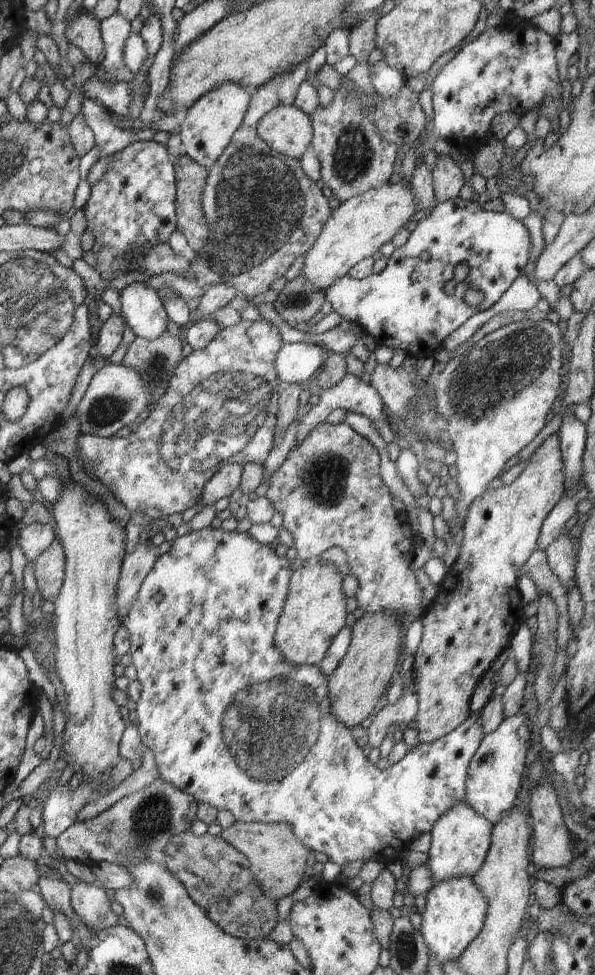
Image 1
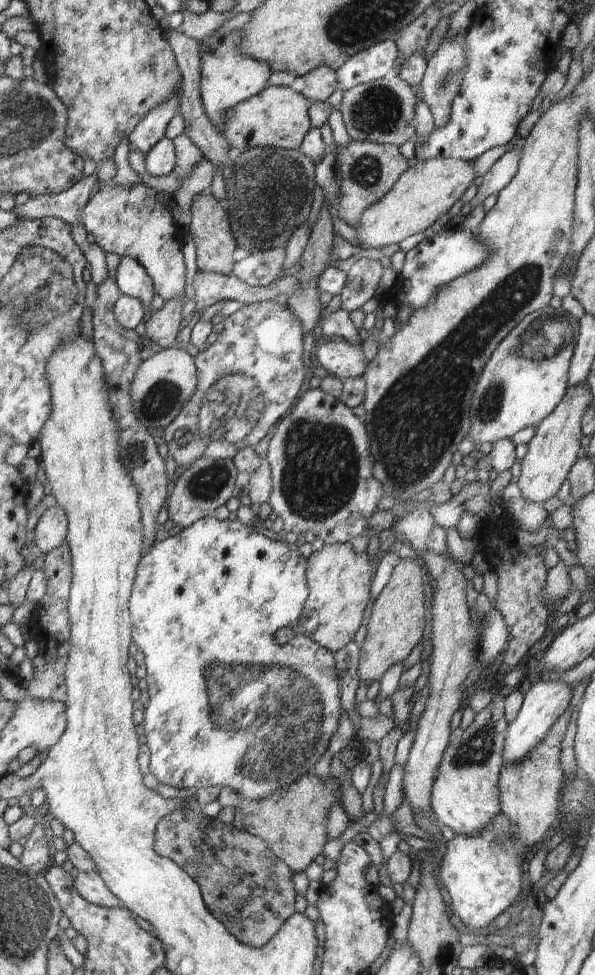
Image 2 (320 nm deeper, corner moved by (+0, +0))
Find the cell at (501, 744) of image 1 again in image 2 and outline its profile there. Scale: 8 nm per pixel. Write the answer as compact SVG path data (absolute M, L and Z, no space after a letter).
M540 681L537 684L532 683L530 690L523 696L523 704L520 712L506 730L506 740L502 748L502 766L522 762L524 758L530 756L530 752L546 738L550 728L556 724L558 718L561 718L569 709L572 690L565 682Z

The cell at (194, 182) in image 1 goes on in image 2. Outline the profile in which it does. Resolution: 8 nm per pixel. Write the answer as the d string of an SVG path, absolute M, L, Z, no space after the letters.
M210 191L202 192L193 199L192 224L184 235L194 240L198 270L230 275L235 264L233 253L236 250L236 242L230 230L225 205L211 195Z

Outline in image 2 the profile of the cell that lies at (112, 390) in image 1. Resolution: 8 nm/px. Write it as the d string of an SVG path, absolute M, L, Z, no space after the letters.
M176 345L162 349L140 362L134 380L130 382L132 412L144 428L164 428L178 416L184 402L194 394L194 390L196 390L196 368L192 356Z

